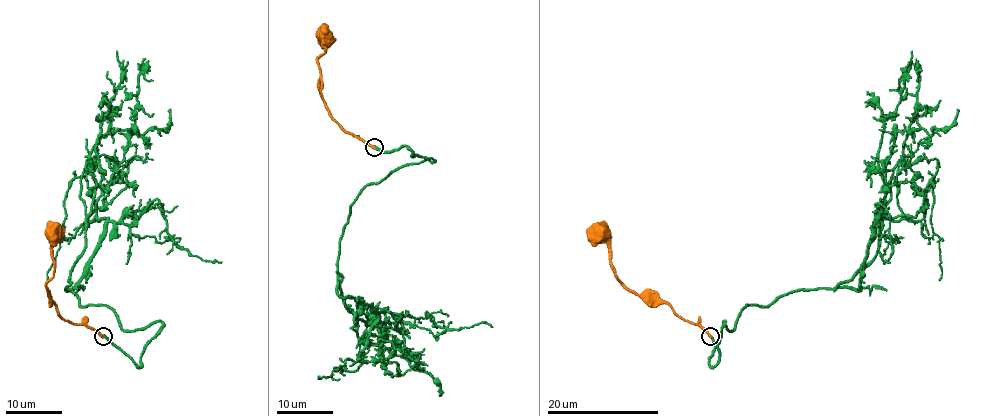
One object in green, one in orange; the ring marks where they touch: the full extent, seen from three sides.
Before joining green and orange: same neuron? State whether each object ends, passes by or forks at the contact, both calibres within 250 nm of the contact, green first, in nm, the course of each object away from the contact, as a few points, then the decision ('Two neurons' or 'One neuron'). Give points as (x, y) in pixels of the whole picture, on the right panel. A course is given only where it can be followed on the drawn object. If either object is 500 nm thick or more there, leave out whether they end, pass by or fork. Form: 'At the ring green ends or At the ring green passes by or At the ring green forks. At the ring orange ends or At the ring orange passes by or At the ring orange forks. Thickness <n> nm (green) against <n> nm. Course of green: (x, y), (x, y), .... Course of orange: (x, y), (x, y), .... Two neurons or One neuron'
At the ring green ends. At the ring orange ends. Thickness 260 nm (green) against 280 nm. Course of green: (709, 335), (712, 367), (722, 322), (746, 305), (836, 289), (875, 256), (920, 128), (915, 59). Course of orange: (709, 336), (700, 325), (684, 321), (666, 303), (642, 298), (623, 283), (611, 265), (609, 242), (600, 233). Two neurons

